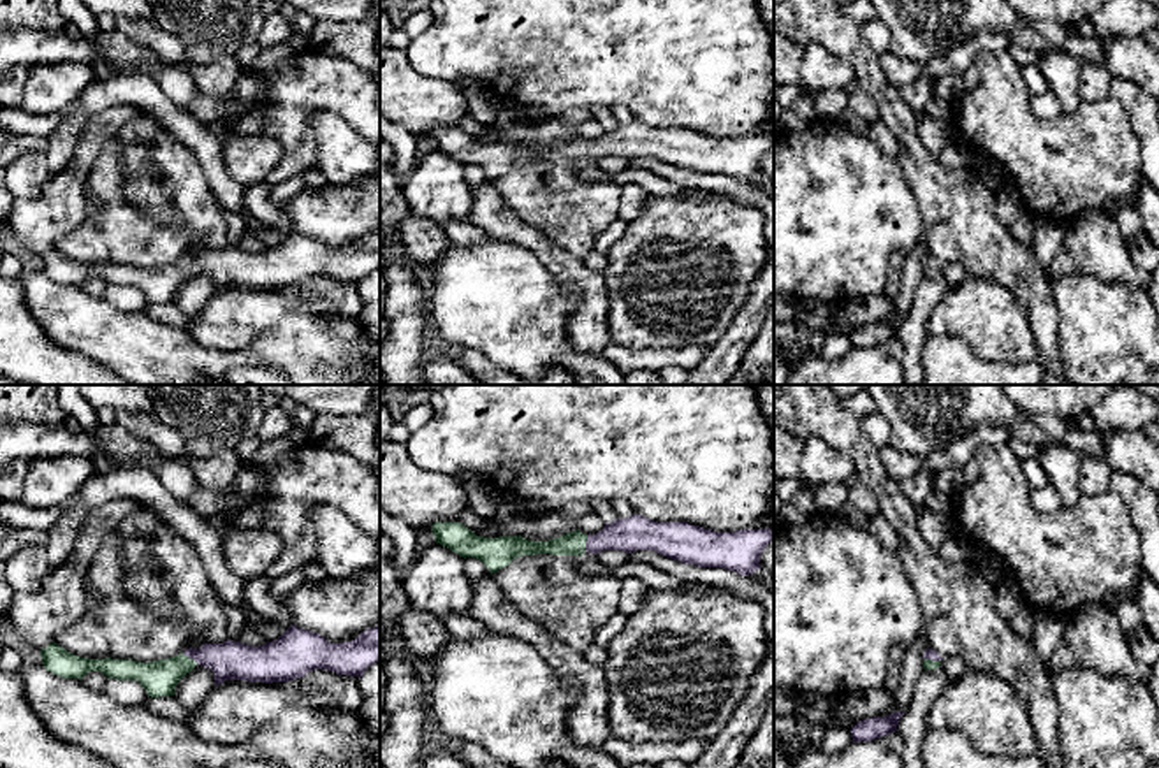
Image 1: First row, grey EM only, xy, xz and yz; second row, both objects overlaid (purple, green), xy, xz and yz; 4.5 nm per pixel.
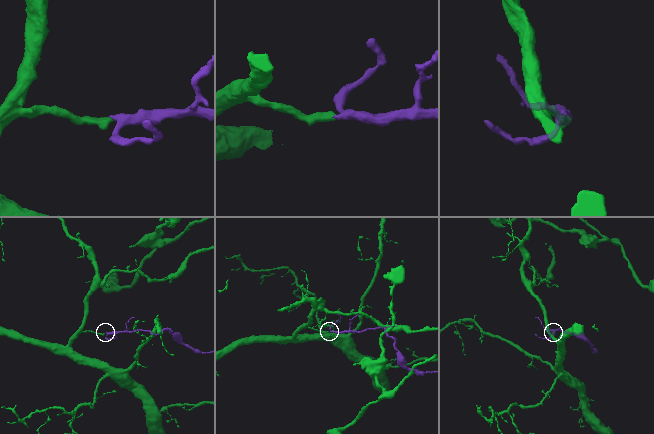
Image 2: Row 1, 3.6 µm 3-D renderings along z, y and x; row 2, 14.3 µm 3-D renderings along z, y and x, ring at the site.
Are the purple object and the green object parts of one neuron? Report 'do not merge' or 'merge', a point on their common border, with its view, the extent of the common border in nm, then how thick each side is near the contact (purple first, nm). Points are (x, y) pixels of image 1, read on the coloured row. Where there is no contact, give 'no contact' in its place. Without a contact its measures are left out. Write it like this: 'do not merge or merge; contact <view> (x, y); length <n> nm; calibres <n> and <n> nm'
merge; contact xz (586, 543); length 80 nm; calibres 160 and 110 nm

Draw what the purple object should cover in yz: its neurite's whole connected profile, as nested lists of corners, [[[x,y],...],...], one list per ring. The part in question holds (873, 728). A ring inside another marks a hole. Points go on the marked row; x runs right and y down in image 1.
[[[893,712],[886,717],[871,717],[858,721],[849,731],[853,743],[856,742],[871,742],[897,731],[899,721],[904,712]]]

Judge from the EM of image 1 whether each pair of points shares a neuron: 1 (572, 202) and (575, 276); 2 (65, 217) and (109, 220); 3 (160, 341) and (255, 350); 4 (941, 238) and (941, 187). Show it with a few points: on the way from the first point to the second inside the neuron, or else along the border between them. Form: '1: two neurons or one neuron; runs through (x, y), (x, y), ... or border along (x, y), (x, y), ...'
1: two neurons; border along (539, 232), (581, 260)
2: two neurons; border along (87, 217), (53, 246)
3: one neuron; runs through (183, 359), (233, 359)
4: one neuron; runs through (948, 225), (947, 199)

